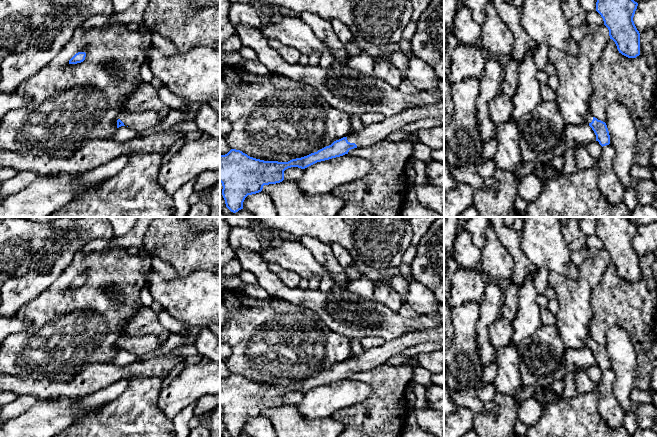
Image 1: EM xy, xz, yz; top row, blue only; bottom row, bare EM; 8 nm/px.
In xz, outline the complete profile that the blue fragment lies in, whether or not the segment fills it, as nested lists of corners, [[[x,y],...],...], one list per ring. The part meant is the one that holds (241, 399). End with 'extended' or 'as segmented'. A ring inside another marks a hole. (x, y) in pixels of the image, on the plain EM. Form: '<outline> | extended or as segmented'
[[[444,324],[435,327],[414,331],[397,337],[391,341],[385,341],[381,346],[364,350],[359,356],[352,356],[346,361],[334,365],[317,376],[307,380],[292,383],[288,386],[264,385],[248,380],[240,374],[231,373],[227,378],[220,379],[220,406],[222,407],[222,419],[226,431],[233,437],[243,433],[243,426],[248,419],[256,418],[262,415],[264,409],[280,407],[284,404],[284,395],[291,391],[305,393],[317,386],[340,381],[354,372],[364,372],[376,368],[387,362],[388,359],[399,355],[405,349],[414,347],[422,343],[444,343]]] | extended

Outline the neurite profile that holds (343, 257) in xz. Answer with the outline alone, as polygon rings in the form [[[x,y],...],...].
[[[331,244],[334,256],[341,267],[346,268],[353,263],[353,258],[350,253],[339,244]]]

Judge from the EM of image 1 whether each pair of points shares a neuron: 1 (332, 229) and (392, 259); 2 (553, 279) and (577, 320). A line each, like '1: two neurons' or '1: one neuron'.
1: one neuron
2: one neuron

